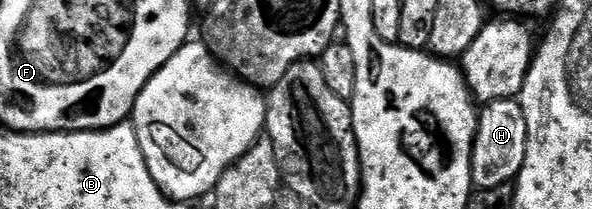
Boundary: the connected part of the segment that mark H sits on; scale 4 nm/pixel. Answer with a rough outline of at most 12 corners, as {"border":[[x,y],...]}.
{"border":[[517,100],[484,105],[473,143],[473,186],[513,184],[527,154]]}

